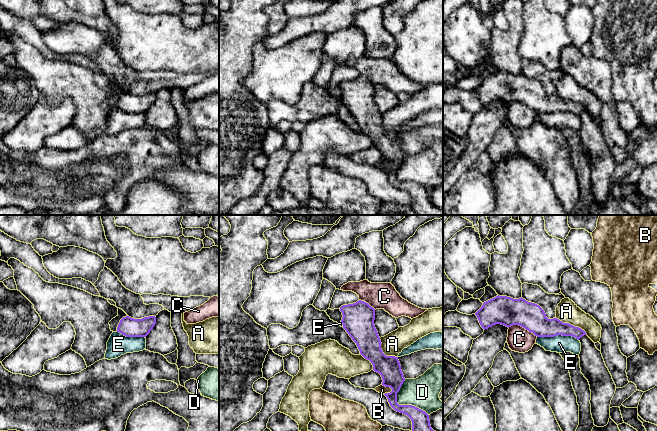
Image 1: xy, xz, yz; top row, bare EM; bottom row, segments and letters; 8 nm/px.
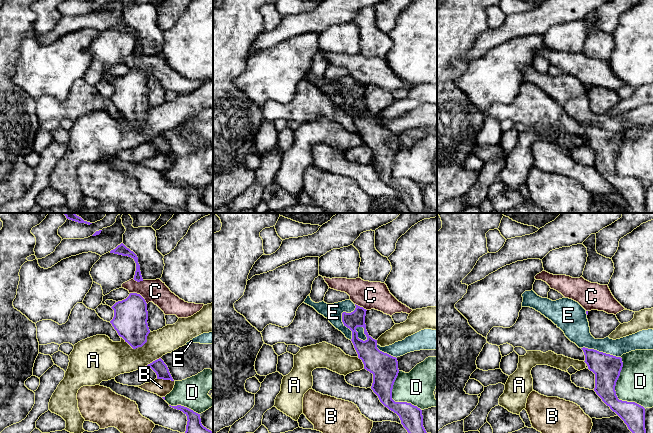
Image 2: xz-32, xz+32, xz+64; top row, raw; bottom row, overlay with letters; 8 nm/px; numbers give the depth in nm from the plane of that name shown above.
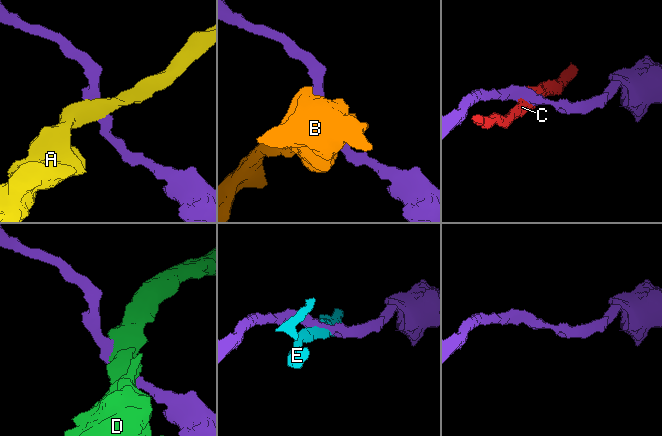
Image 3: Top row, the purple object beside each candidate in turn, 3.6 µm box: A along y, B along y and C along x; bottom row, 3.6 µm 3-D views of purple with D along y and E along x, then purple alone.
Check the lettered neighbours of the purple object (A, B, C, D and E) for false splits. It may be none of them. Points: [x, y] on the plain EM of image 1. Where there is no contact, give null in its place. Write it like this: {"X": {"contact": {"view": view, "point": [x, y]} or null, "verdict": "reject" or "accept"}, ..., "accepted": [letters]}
{"A": {"contact": {"view": "yz", "point": [572, 101]}, "verdict": "reject"}, "B": {"contact": {"view": "xz", "point": [387, 162]}, "verdict": "reject"}, "C": {"contact": {"view": "yz", "point": [523, 103]}, "verdict": "reject"}, "D": {"contact": {"view": "xz", "point": [401, 181]}, "verdict": "reject"}, "E": {"contact": {"view": "yz", "point": [558, 110]}, "verdict": "reject"}, "accepted": []}

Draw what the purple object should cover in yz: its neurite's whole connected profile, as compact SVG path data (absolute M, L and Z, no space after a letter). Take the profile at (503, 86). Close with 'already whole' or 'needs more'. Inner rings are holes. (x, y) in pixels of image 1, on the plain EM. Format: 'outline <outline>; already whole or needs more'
outline M496 72L483 79L475 89L485 106L496 100L506 103L519 101L537 113L572 112L580 115L587 111L584 106L557 94L548 95L544 86L537 80L523 75Z; already whole

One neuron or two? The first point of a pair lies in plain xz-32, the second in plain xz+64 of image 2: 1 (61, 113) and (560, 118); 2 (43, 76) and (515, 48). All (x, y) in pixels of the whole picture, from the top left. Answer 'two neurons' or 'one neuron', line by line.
1: one neuron
2: one neuron

